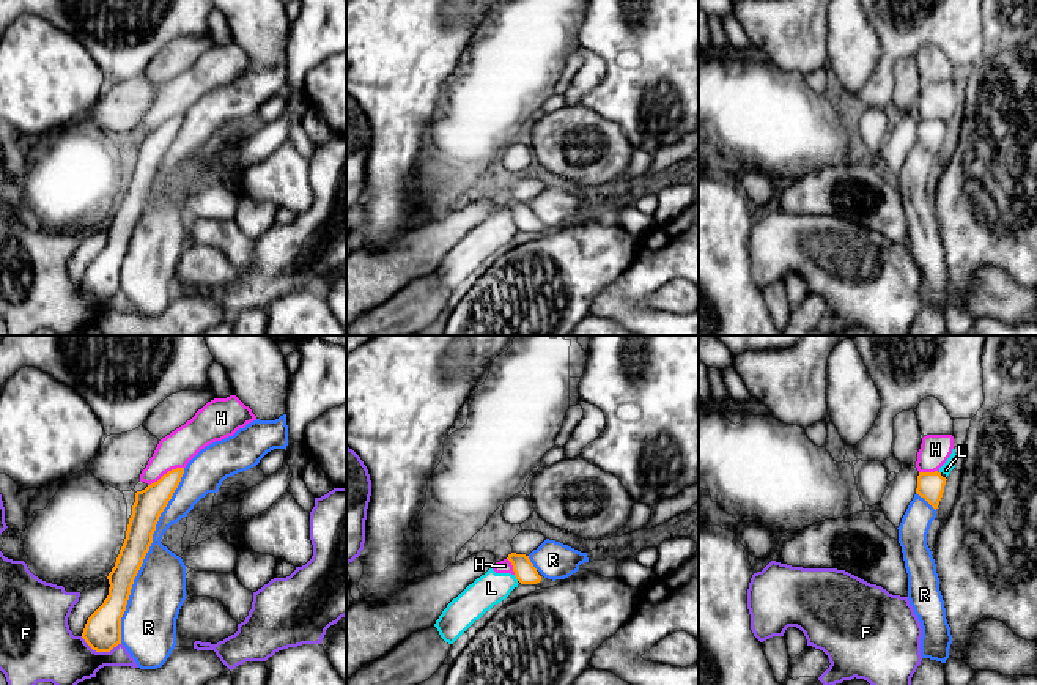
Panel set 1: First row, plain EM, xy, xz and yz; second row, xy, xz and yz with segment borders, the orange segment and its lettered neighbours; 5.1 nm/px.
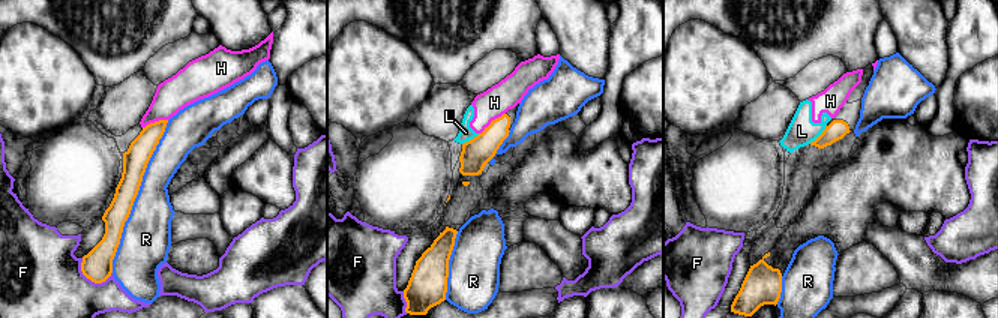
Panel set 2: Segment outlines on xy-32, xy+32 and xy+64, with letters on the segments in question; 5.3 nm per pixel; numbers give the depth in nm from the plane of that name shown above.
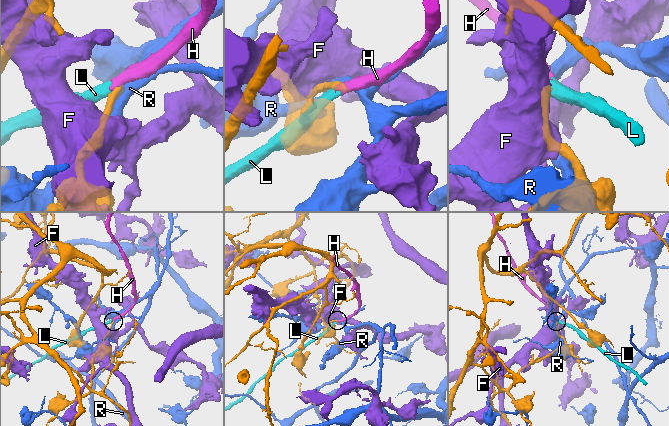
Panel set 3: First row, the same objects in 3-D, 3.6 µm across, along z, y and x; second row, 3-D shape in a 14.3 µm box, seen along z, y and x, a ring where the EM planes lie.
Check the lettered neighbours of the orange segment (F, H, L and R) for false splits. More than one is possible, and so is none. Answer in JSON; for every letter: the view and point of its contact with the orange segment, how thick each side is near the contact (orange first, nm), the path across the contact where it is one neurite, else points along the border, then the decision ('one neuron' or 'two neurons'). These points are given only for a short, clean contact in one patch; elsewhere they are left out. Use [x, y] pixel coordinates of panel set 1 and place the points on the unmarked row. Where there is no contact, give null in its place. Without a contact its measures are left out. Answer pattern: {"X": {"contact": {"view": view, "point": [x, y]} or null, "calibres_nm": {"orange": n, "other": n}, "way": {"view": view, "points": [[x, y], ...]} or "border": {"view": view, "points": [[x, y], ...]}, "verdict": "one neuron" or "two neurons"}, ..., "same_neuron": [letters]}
{"F": {"contact": {"view": "xy", "point": [101, 298]}, "calibres_nm": {"orange": 190, "other": 280}, "verdict": "two neurons"}, "H": {"contact": {"view": "xy", "point": [167, 120]}, "calibres_nm": {"orange": 160, "other": 180}, "verdict": "two neurons"}, "L": {"contact": {"view": "xz", "point": [516, 225]}, "calibres_nm": {"orange": 110, "other": 160}, "border": {"view": "xz", "points": [[513, 222], [518, 227]]}, "verdict": "two neurons"}, "R": {"contact": {"view": "xy", "point": [145, 202]}, "calibres_nm": {"orange": 150, "other": 280}, "verdict": "two neurons"}, "same_neuron": []}

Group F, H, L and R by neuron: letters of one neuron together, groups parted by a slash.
F / H L / R

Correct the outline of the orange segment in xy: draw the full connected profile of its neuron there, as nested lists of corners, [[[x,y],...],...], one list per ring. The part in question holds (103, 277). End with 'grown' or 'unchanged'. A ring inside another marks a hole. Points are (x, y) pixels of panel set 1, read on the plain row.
[[[184,115],[164,121],[157,129],[135,140],[124,191],[109,220],[109,243],[88,265],[82,285],[96,299],[110,299],[121,291],[121,265],[131,243],[134,227],[153,191],[161,161],[178,135]]]; unchanged

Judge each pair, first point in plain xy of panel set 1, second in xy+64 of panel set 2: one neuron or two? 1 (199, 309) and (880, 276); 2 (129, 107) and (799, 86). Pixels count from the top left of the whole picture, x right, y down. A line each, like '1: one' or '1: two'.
1: two
2: two

